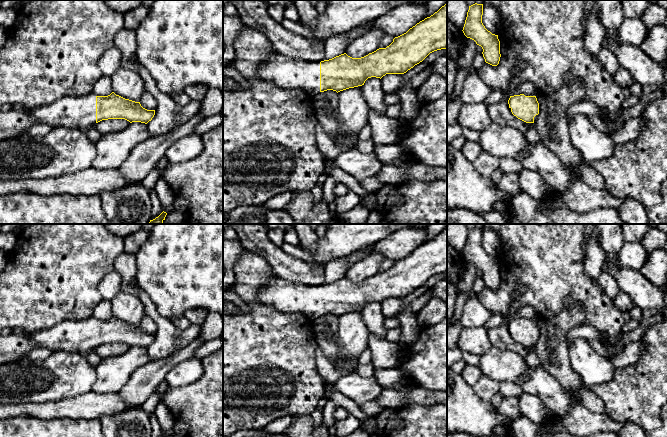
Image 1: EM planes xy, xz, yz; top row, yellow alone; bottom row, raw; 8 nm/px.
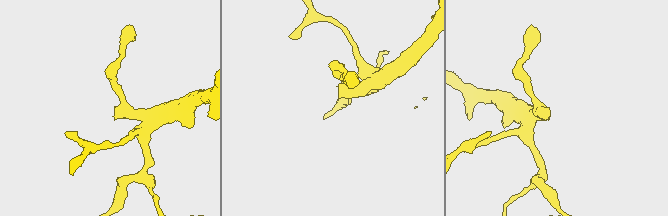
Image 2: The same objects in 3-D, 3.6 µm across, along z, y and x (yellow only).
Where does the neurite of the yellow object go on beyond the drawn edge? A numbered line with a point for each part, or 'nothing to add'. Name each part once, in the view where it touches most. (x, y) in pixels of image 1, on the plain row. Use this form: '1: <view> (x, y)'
1: xz (290, 297)

